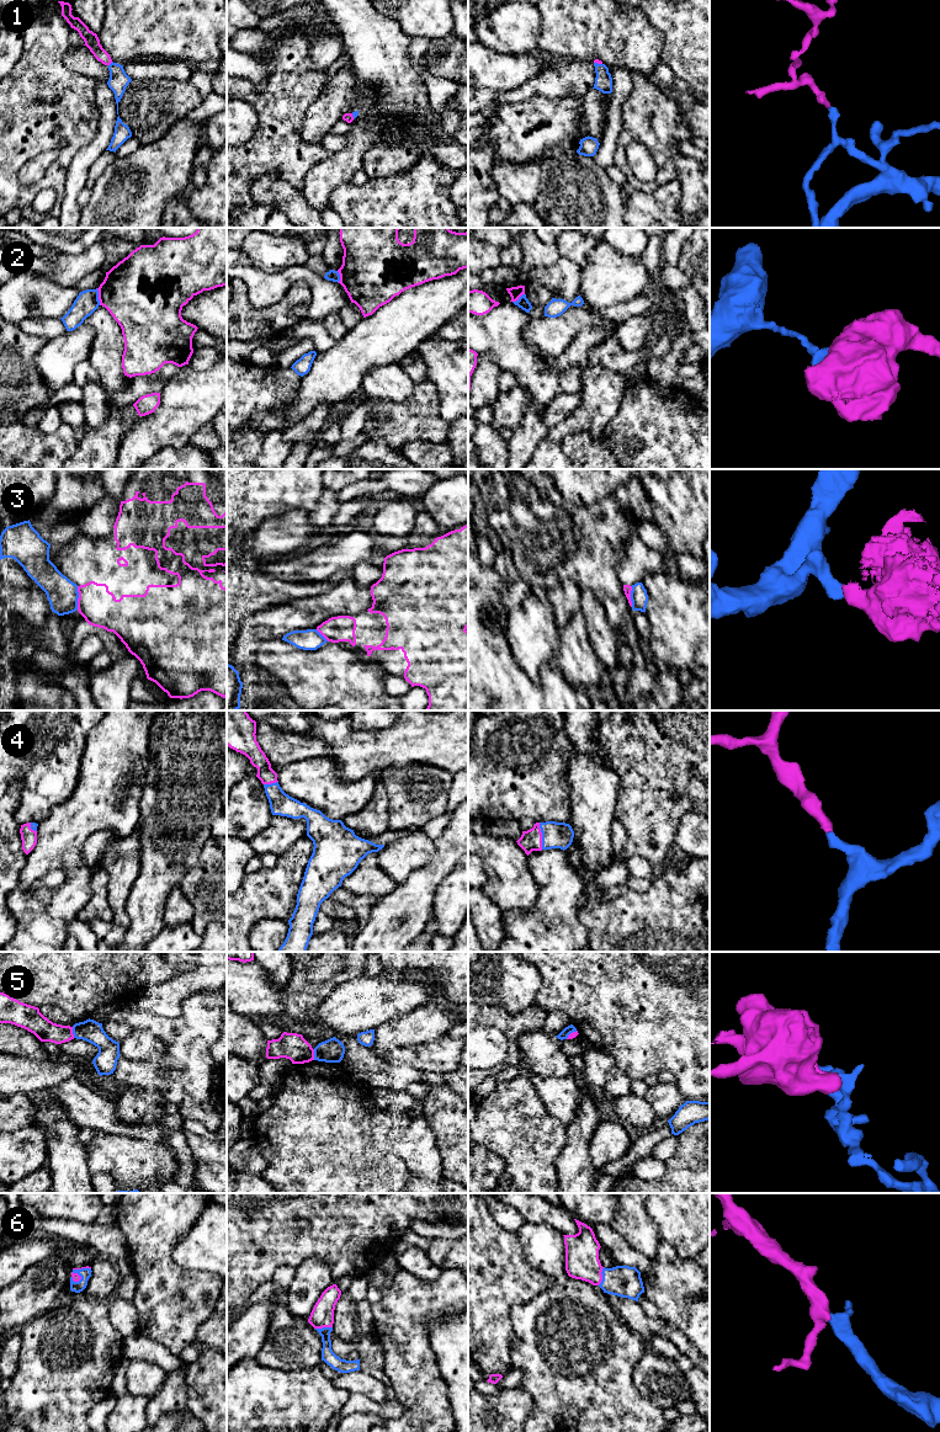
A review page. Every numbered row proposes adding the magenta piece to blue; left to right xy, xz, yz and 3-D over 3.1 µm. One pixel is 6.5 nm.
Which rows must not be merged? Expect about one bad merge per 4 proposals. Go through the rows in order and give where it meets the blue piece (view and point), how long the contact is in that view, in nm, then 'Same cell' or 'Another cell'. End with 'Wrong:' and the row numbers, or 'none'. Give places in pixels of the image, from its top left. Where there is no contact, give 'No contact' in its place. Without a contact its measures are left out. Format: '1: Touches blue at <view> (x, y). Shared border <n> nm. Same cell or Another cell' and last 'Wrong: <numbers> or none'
1: Touches blue at xy (110, 64). Shared border 40 nm. Same cell
2: Touches blue at xy (97, 297). Shared border 110 nm. Another cell
3: Touches blue at xy (78, 597). Shared border 150 nm. Another cell
4: Touches blue at yz (542, 836). Shared border 180 nm. Same cell
5: Touches blue at xy (73, 1032). Shared border 70 nm. Another cell
6: Touches blue at yz (603, 1276). Shared border 130 nm. Same cell
Wrong: 2, 3, 5

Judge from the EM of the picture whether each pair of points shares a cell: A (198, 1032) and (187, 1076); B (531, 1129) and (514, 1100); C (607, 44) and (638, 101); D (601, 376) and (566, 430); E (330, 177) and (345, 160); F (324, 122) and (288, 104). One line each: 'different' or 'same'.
A: same
B: same
C: different
D: same
E: same
F: different

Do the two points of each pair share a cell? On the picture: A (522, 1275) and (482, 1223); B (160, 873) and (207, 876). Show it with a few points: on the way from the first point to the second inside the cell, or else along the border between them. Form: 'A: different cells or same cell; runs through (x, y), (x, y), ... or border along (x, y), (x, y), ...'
A: same cell; runs through (510, 1262), (483, 1235)
B: different cells; border along (201, 850), (197, 861), (178, 884)

